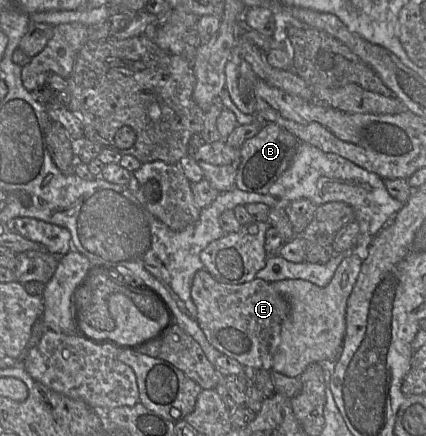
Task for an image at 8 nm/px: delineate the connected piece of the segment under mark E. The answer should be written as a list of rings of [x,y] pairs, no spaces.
[[[201,269],[194,275],[191,298],[197,308],[197,322],[215,349],[244,367],[272,370],[281,328],[290,312],[288,299],[274,289],[272,282],[255,278],[243,284],[223,284]]]

